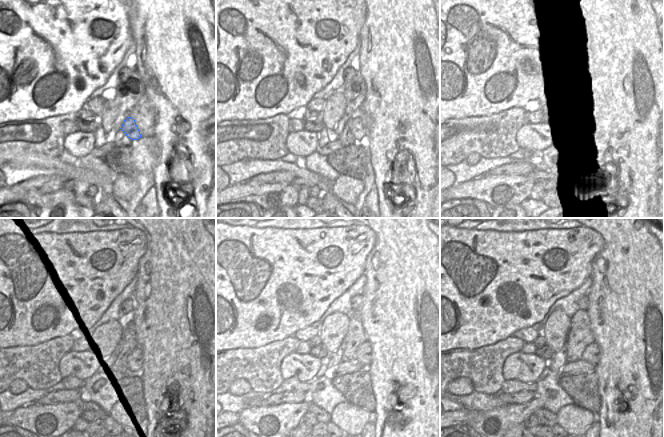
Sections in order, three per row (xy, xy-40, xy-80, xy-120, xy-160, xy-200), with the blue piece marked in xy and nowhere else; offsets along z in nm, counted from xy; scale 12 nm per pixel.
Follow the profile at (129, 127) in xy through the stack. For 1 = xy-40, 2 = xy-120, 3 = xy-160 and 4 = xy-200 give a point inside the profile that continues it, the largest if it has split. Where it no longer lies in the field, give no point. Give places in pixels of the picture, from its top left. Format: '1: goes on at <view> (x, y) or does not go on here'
1: goes on at xy-40 (357, 129)
2: goes on at xy-120 (135, 359)
3: goes on at xy-160 (363, 355)
4: goes on at xy-200 (591, 354)

